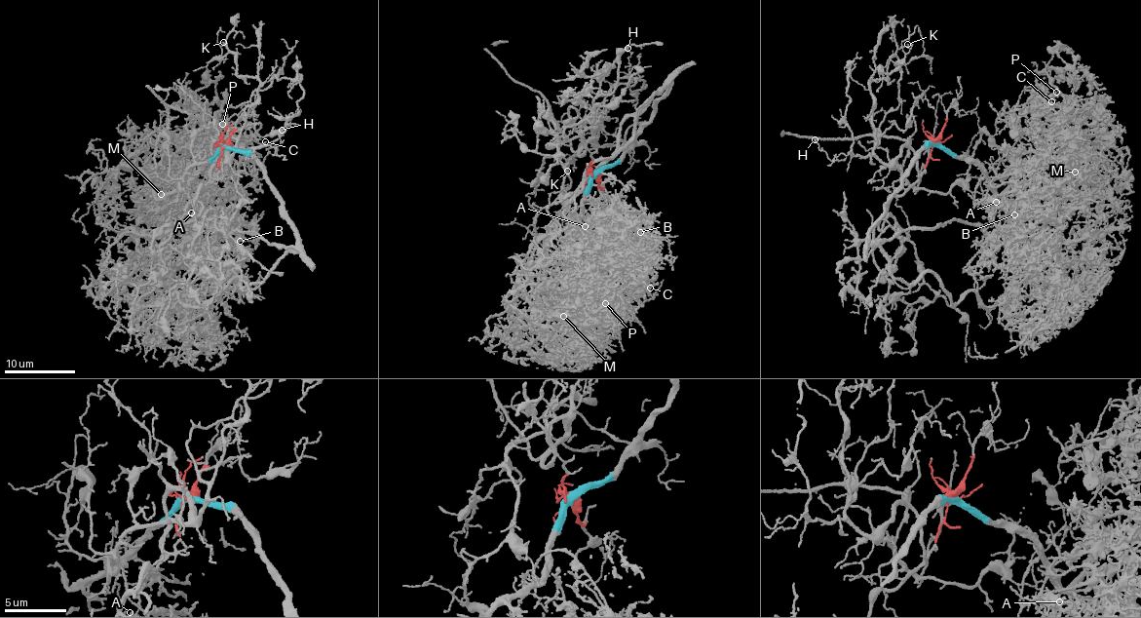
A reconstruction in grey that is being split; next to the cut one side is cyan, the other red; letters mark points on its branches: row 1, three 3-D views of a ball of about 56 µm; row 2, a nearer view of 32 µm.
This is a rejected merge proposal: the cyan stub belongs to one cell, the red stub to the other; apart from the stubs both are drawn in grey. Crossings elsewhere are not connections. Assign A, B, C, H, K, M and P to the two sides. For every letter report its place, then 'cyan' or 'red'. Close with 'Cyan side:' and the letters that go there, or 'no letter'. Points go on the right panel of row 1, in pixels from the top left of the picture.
A: place (996, 202); cyan
B: place (1014, 214); cyan
C: place (1051, 101); cyan
H: place (815, 139); red
K: place (907, 44); red
M: place (1075, 172); cyan
P: place (1056, 92); cyan
Cyan side: A, B, C, M, P

